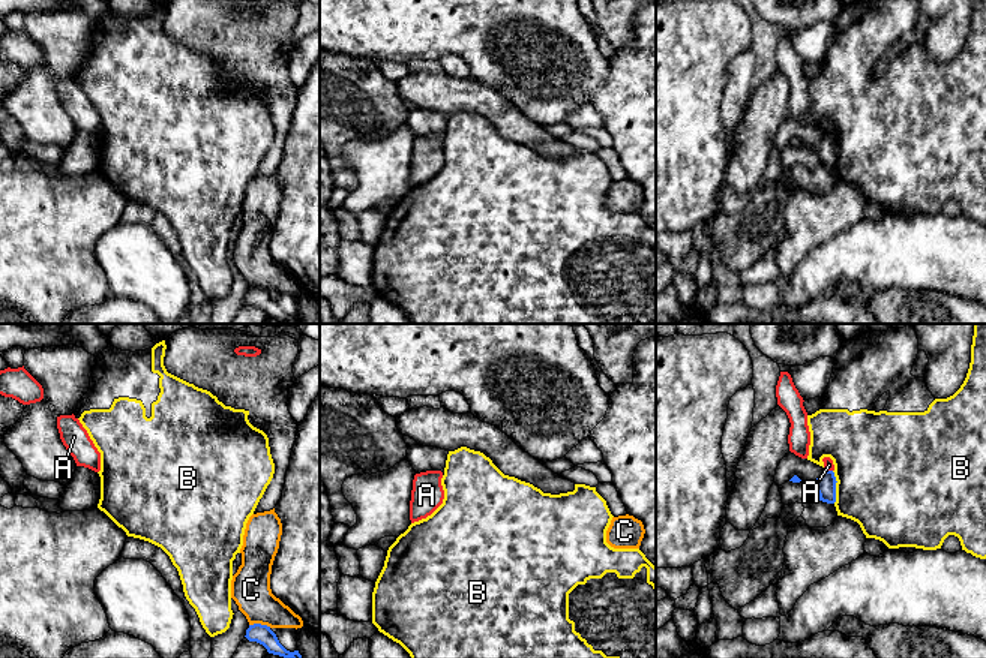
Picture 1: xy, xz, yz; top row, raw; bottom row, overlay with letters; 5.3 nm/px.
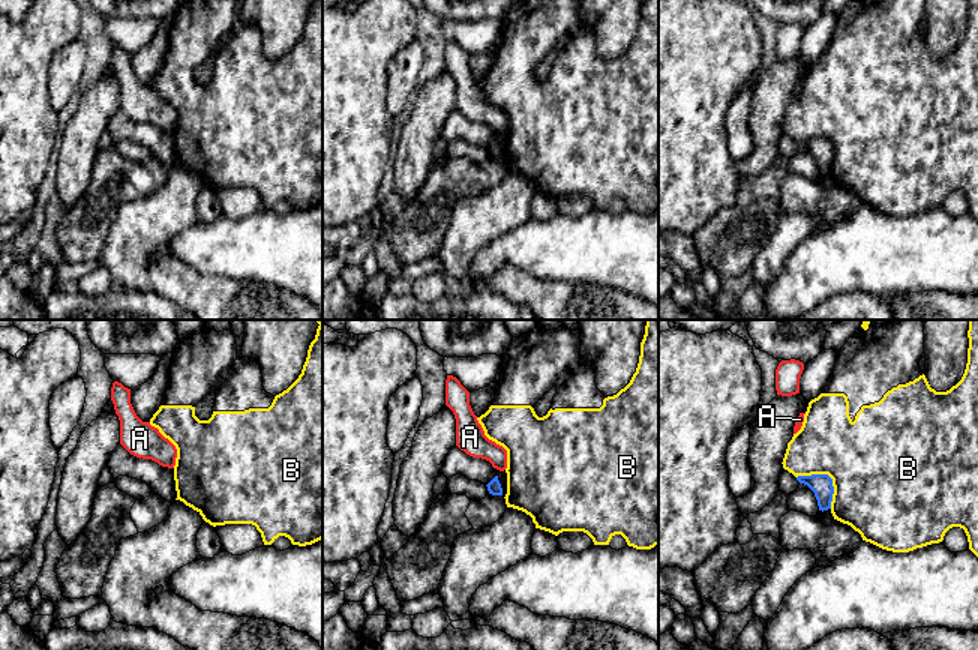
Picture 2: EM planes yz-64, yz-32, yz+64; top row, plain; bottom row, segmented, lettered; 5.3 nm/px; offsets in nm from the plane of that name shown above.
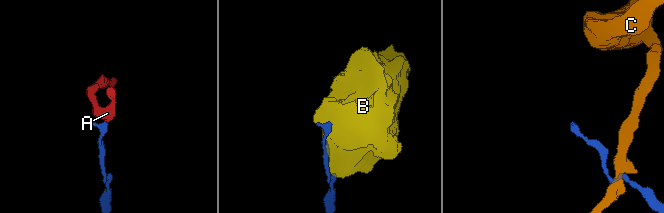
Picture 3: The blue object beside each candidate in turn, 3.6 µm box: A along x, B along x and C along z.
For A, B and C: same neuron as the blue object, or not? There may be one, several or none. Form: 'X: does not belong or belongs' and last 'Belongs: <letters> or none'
A: does not belong
B: does not belong
C: does not belong
Belongs: none

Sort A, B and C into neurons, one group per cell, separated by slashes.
A / B / C

